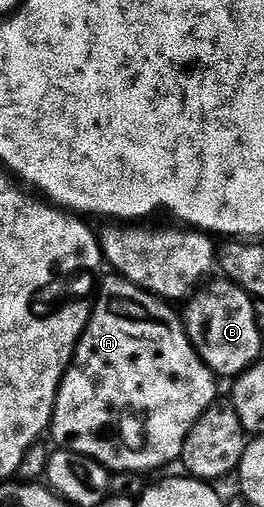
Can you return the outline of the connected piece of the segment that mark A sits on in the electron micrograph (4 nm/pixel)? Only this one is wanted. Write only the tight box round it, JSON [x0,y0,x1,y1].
[50,275,216,473]

